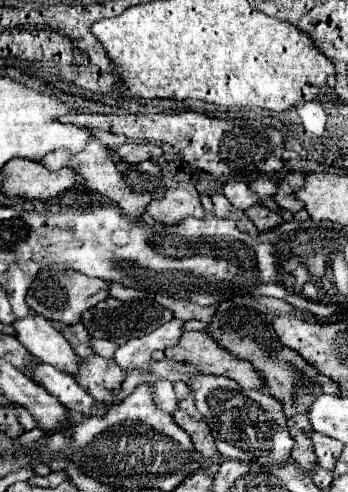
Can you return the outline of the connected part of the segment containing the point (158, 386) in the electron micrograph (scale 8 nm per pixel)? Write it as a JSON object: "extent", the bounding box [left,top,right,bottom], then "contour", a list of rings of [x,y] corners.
{"extent":[150,379,176,413],"contour":[[[156,379],[154,383],[150,383],[152,387],[152,399],[154,399],[154,405],[166,413],[172,413],[174,407],[176,407],[176,395],[174,395],[174,389],[172,389],[172,383],[166,381],[166,379]]]}

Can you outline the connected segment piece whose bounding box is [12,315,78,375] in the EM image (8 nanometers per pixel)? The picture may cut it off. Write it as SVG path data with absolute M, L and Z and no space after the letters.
M26 315L22 319L14 319L12 327L16 331L16 339L36 359L50 363L62 371L68 371L70 375L74 373L74 367L78 367L78 355L46 317Z

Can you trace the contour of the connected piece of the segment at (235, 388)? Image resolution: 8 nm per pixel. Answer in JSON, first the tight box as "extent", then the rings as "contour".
{"extent":[178,371,292,465],"contour":[[[178,371],[178,379],[186,381],[194,393],[196,409],[206,419],[222,457],[262,465],[284,463],[290,457],[292,439],[288,435],[286,417],[282,415],[282,405],[272,395],[266,395],[262,389],[244,389],[228,377],[194,375],[188,379],[188,373],[190,371]]]}

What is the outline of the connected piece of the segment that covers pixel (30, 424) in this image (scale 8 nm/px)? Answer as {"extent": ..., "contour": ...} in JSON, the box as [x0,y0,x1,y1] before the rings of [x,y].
{"extent":[16,405,38,431],"contour":[[[16,405],[16,411],[18,411],[18,423],[20,423],[26,431],[30,431],[30,429],[34,429],[34,427],[38,425],[36,419],[26,411],[24,405]]]}

